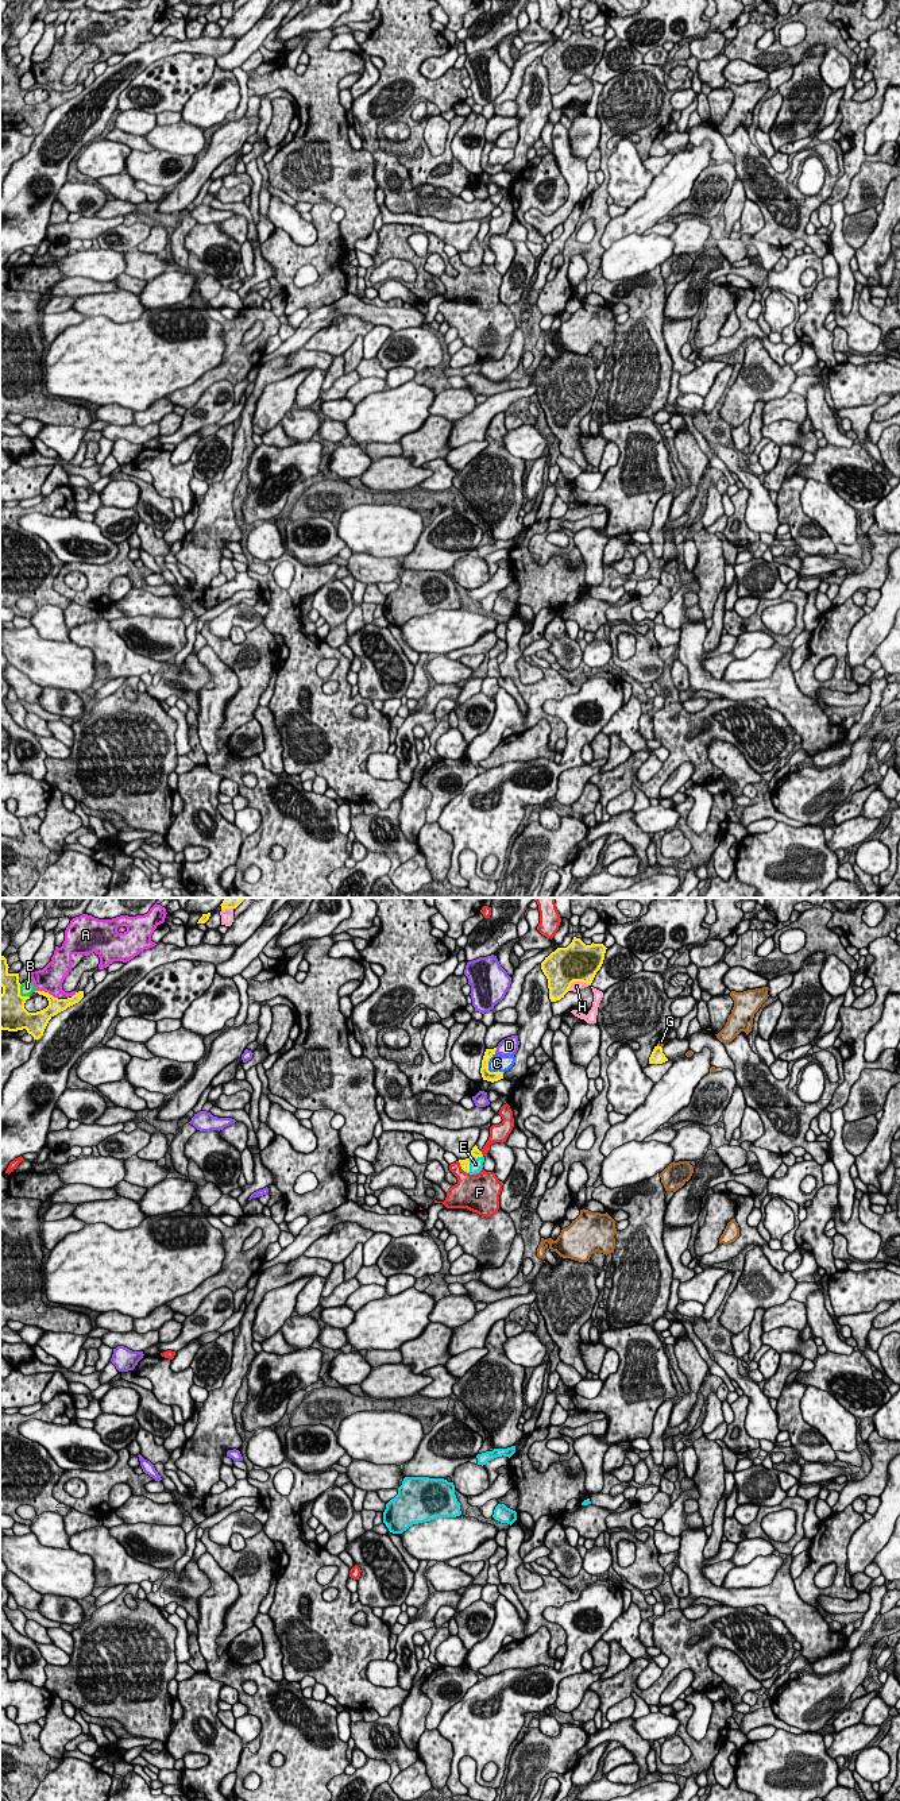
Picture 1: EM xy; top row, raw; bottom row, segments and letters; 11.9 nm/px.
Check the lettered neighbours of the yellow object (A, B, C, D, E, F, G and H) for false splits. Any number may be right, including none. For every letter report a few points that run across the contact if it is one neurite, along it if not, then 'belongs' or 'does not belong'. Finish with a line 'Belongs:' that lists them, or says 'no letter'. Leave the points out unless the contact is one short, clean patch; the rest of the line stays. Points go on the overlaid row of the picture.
A: does not belong
B: does not belong
C: does not belong
D: does not belong
E: line xy (464, 1164), (468, 1160), (475, 1164); belongs
F: does not belong
G: does not belong
H: does not belong
Belongs: E

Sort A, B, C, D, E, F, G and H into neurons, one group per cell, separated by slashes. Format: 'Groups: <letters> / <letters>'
Groups: A / B / C / D / E / F / G / H

